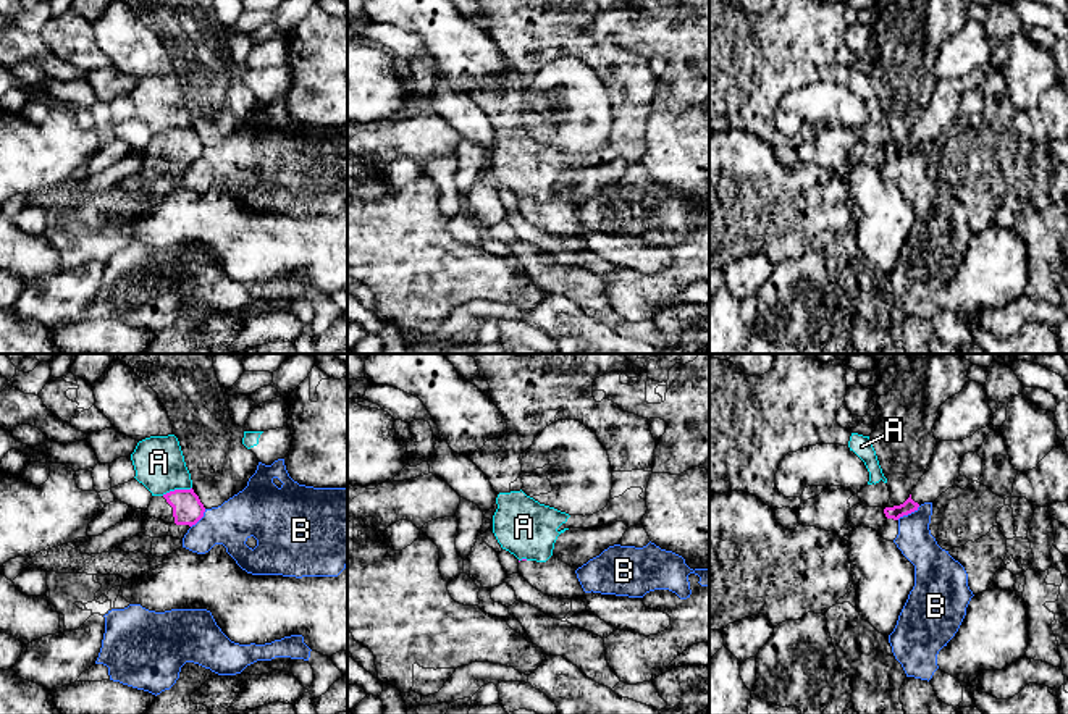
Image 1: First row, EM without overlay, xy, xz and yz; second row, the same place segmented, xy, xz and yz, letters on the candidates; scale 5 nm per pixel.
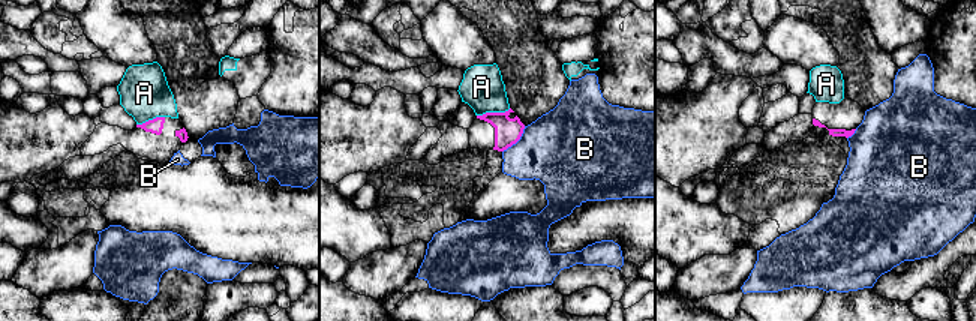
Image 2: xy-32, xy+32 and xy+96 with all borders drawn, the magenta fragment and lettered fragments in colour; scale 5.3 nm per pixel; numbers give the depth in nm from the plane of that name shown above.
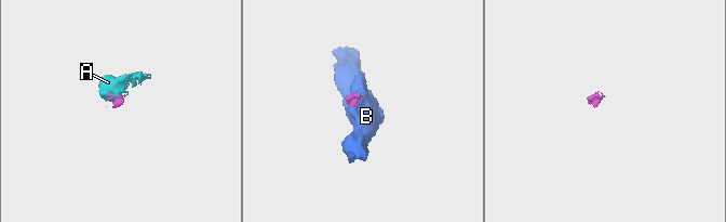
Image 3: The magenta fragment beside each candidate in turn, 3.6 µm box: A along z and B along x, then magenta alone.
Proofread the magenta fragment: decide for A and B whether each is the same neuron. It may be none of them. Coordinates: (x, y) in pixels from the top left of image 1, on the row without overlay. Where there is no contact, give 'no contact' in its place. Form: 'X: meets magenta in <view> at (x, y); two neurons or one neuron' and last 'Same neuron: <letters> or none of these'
A: meets magenta in xy at (176, 128); two neurons
B: meets magenta in yz at (908, 151); two neurons
Same neuron: none of these

